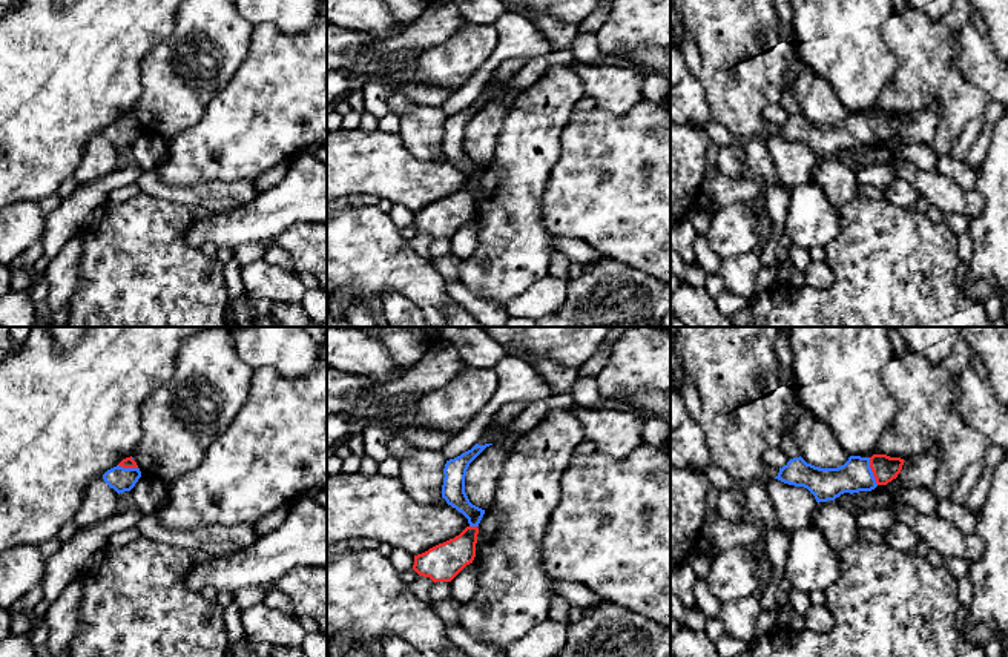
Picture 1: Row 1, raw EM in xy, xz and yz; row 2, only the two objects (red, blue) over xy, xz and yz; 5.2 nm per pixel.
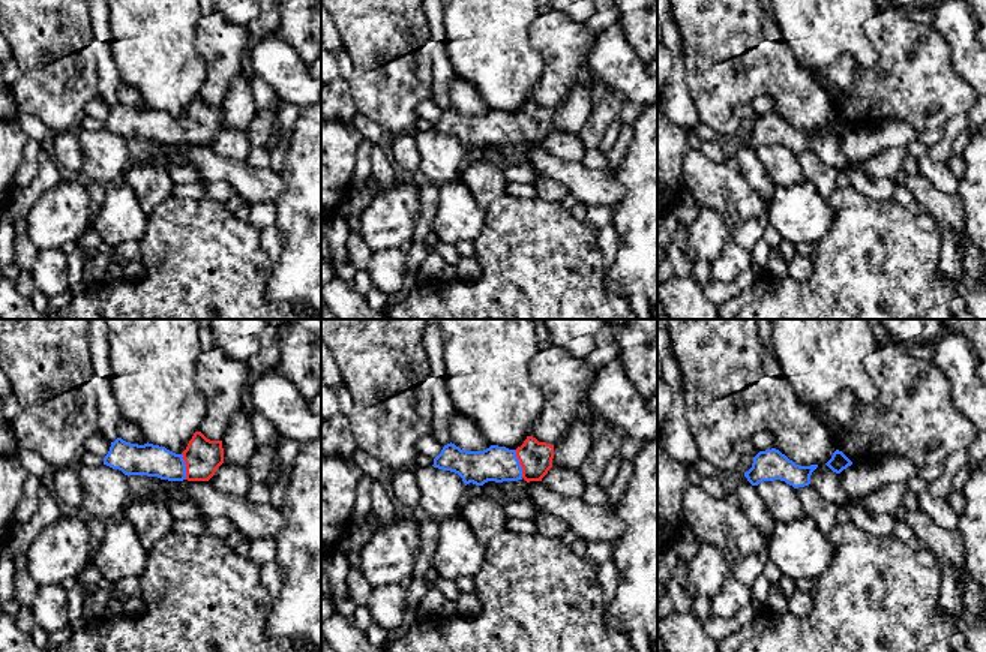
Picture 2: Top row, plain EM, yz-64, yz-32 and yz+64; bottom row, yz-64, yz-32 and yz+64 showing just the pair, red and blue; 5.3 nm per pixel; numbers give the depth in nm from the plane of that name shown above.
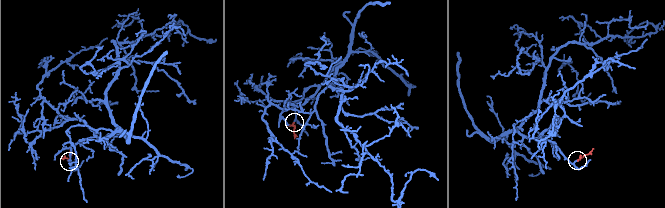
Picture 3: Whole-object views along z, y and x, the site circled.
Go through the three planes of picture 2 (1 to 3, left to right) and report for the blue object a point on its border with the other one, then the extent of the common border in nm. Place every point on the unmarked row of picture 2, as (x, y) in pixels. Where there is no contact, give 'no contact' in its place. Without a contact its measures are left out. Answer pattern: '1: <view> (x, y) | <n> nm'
1: yz-64 (186, 131) | 140 nm
2: yz-32 (520, 128) | 160 nm
3: no contact

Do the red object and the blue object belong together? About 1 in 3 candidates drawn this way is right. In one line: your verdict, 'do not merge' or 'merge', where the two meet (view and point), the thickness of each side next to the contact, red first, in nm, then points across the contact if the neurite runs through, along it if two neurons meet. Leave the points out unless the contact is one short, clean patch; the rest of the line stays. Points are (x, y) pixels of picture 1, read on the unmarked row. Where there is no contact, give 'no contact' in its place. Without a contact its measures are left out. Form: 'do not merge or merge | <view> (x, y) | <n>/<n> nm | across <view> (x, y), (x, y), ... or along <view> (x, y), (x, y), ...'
merge | yz (872, 126) | 140/170 nm | across yz (886, 125), (872, 126), (827, 140)

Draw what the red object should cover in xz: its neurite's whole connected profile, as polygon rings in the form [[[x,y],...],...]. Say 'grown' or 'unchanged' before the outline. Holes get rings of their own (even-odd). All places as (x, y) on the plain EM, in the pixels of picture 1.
grown | [[[476,100],[471,106],[446,117],[443,124],[442,154],[468,175],[468,183],[454,195],[414,212],[413,226],[436,238],[451,238],[476,213],[479,180],[485,166],[473,161],[465,149],[465,132],[469,120],[492,100]]]

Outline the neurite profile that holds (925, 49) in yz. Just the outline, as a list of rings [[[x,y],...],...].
[[[907,8],[893,12],[882,34],[898,57],[898,68],[875,111],[907,117],[937,101],[940,115],[933,144],[939,157],[950,154],[965,124],[993,103],[954,66],[956,32]]]

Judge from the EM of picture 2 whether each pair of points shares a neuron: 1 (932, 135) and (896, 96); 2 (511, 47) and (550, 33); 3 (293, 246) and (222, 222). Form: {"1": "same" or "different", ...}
{"1": "different", "2": "different", "3": "different"}

